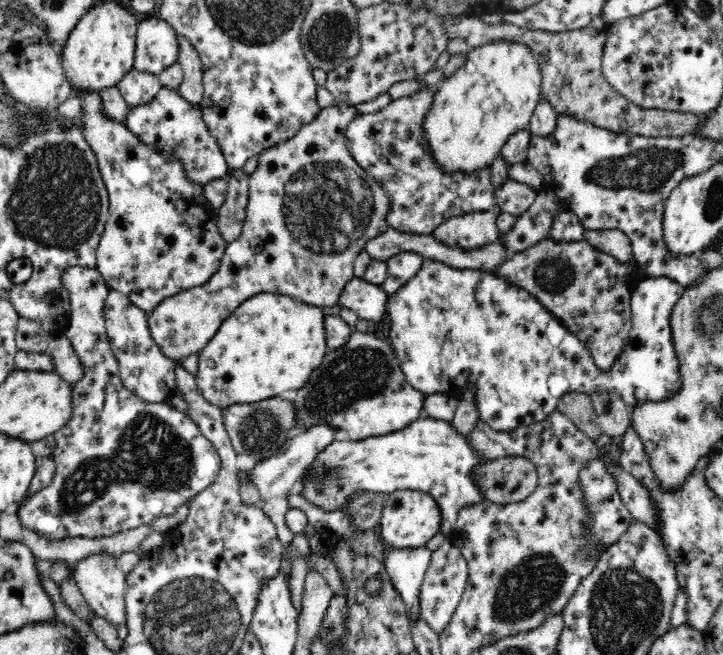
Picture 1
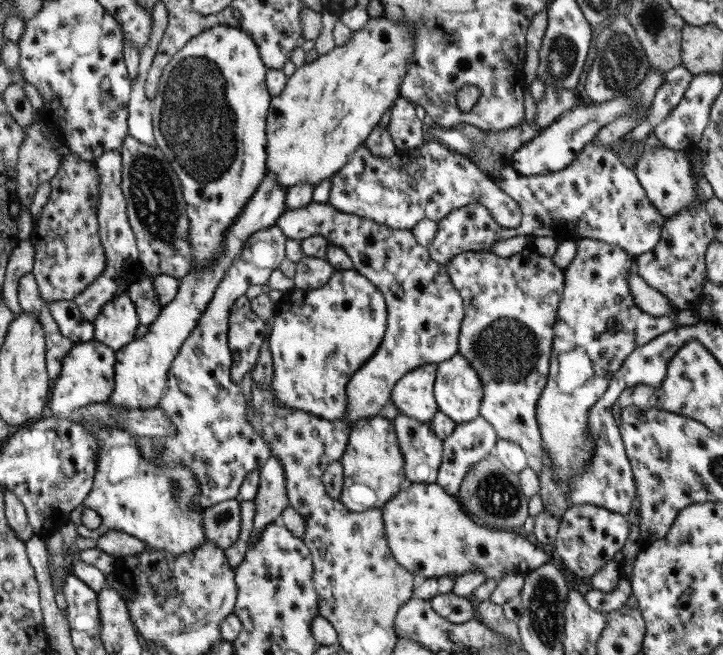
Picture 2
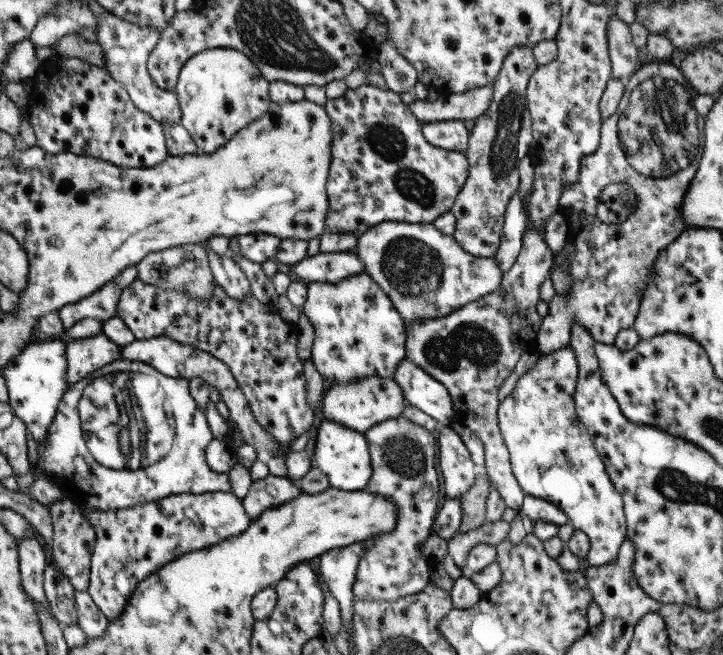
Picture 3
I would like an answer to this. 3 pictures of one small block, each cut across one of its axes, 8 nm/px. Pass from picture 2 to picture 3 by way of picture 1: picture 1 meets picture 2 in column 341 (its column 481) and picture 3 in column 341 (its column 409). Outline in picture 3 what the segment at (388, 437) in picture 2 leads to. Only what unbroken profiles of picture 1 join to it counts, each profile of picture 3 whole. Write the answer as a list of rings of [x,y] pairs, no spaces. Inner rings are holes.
[[[321,420],[317,433],[315,434],[315,442],[313,446],[313,452],[311,454],[312,466],[320,470],[325,477],[329,487],[336,488],[342,491],[359,491],[365,488],[365,485],[369,482],[371,477],[371,465],[369,458],[369,450],[367,442],[361,432],[355,432],[343,424],[337,424],[337,422],[331,422],[331,420]]]

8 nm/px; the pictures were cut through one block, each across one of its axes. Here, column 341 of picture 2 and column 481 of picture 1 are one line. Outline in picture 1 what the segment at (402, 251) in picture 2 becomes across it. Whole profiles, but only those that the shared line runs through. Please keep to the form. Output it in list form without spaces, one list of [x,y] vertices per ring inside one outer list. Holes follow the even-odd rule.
[[[490,211],[464,213],[447,219],[430,235],[446,247],[464,252],[484,249],[501,238],[497,217]]]

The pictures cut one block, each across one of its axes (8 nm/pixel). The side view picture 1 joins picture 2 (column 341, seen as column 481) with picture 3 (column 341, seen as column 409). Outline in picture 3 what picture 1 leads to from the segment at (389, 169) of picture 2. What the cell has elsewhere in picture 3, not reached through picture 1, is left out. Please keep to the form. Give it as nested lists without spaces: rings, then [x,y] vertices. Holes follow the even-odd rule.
[[[369,84],[357,86],[357,88],[345,90],[343,96],[335,99],[326,99],[323,104],[329,120],[331,120],[331,158],[329,163],[328,177],[326,180],[325,192],[327,195],[327,214],[325,214],[326,232],[331,233],[351,233],[355,237],[366,232],[369,228],[375,227],[375,224],[383,221],[404,222],[404,223],[432,223],[439,215],[449,212],[459,190],[465,182],[468,174],[468,162],[464,153],[447,151],[442,148],[431,146],[424,138],[421,132],[422,123],[420,123],[411,111],[408,104],[401,101],[399,94],[392,90],[385,90],[373,87]]]

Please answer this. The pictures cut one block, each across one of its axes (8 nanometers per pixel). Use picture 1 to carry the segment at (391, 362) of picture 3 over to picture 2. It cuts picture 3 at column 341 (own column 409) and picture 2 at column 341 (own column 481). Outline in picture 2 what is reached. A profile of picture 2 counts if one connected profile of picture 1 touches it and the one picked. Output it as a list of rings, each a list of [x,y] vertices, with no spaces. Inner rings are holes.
[[[355,270],[335,271],[319,288],[291,289],[275,307],[271,331],[266,337],[272,359],[273,395],[284,408],[305,411],[320,419],[343,420],[347,396],[345,387],[359,368],[373,355],[383,338],[386,325],[386,305],[379,290]]]

